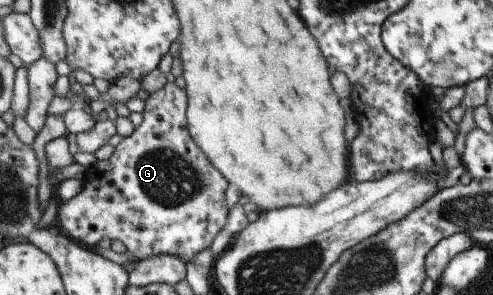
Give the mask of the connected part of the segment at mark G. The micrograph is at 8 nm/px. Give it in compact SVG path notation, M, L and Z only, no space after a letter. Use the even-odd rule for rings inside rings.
M169 81L163 88L150 94L149 98L145 101L145 108L143 111L144 120L140 126L134 128L132 134L124 137L117 145L116 152L109 161L99 161L96 163L95 168L87 171L85 175L83 191L76 195L73 199L66 202L61 202L60 209L58 211L57 223L61 227L61 231L67 234L72 240L81 242L91 248L96 247L97 243L101 239L107 239L107 237L113 240L119 240L125 243L128 247L128 251L135 255L138 260L144 260L145 258L152 258L158 255L180 255L182 259L186 259L191 262L195 259L197 254L211 247L214 244L215 238L221 230L227 225L228 217L230 216L229 209L225 205L225 191L229 187L230 181L225 179L225 176L219 169L214 166L209 156L197 145L196 140L190 134L188 128L188 91L177 85L177 83Z

